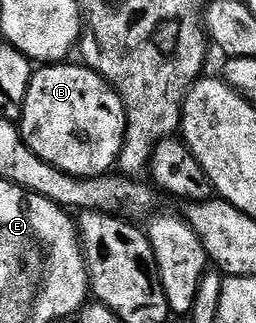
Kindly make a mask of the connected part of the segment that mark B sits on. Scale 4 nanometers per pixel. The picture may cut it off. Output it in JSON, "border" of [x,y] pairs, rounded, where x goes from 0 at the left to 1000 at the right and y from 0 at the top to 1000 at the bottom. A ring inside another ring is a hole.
{"border":[[[273,189],[152,204],[117,235],[109,300],[86,328],[78,402],[125,474],[141,474],[141,486],[188,511],[316,554],[371,554],[379,542],[434,539],[449,526],[445,502],[480,489],[477,452],[500,437],[492,328],[461,285],[379,220],[336,207],[285,207]]]}

